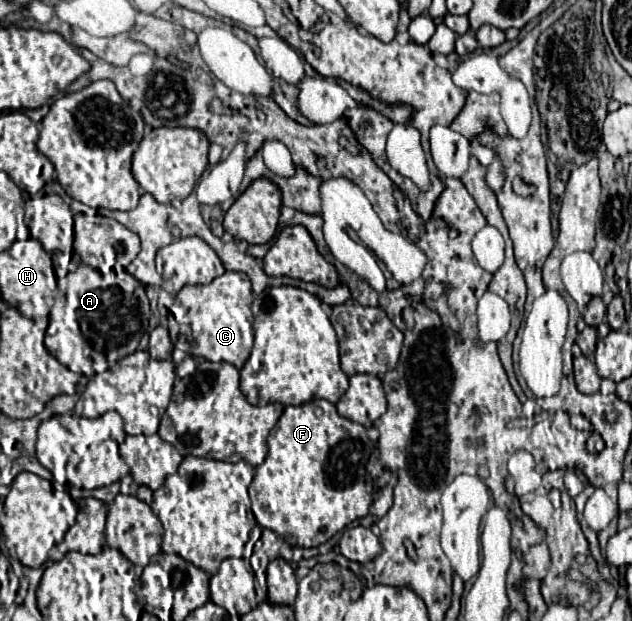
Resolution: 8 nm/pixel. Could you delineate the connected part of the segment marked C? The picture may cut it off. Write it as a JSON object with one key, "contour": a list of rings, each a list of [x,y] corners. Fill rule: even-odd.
{"contour":[[[225,272],[207,286],[185,286],[175,296],[175,304],[185,308],[185,316],[173,316],[175,326],[171,326],[171,342],[175,348],[191,356],[201,356],[211,362],[229,362],[241,368],[253,348],[253,328],[251,328],[251,302],[253,290],[247,274]]]}

